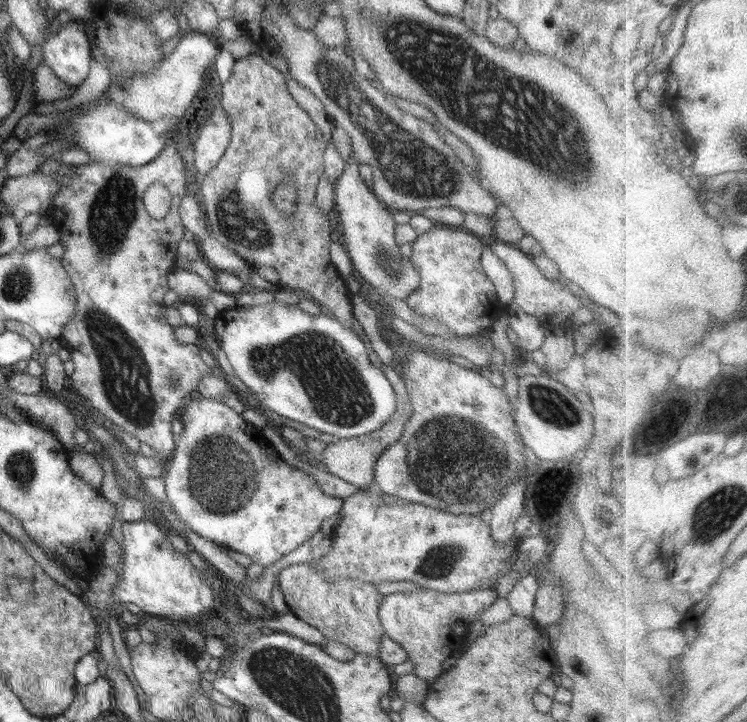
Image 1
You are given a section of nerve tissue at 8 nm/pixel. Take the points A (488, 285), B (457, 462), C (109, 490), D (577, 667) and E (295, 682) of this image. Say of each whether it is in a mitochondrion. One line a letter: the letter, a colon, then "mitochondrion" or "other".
A: other
B: mitochondrion
C: other
D: other
E: mitochondrion

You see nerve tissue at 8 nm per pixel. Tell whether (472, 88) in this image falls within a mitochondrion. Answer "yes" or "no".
yes

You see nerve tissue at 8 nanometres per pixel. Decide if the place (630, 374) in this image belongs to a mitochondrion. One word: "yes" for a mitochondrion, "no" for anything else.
no

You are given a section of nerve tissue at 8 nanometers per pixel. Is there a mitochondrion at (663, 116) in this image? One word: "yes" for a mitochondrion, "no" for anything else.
no

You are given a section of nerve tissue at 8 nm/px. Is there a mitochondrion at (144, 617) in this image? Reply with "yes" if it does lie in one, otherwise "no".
no

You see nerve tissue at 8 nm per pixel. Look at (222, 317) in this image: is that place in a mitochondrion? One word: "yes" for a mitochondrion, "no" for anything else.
no

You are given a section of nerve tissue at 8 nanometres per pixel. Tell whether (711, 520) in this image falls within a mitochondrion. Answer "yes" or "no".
yes

